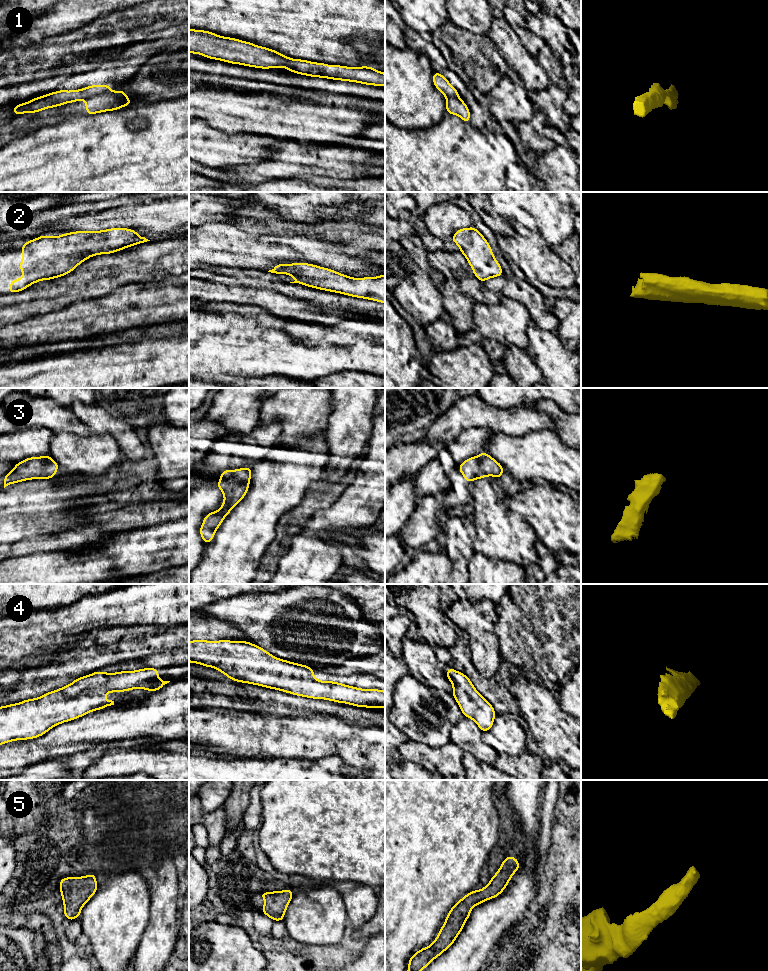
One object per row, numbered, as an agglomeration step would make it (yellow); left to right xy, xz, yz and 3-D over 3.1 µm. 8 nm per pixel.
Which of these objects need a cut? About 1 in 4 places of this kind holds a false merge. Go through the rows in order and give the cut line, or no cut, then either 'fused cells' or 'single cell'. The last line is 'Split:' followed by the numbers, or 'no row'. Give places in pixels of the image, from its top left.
1: xy (106, 91), (86, 99) | fused cells
2: no cut | single cell
3: no cut | single cell
4: no cut | single cell
5: no cut | single cell
Split: 1

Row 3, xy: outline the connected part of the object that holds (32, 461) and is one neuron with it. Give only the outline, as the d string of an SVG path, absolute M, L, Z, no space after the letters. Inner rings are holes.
M49 454L41 457L30 457L14 464L14 470L5 474L4 488L10 484L32 479L55 478L59 464Z

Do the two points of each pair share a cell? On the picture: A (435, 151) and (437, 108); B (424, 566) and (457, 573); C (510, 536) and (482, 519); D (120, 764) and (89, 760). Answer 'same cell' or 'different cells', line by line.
A: different cells
B: different cells
C: same cell
D: different cells

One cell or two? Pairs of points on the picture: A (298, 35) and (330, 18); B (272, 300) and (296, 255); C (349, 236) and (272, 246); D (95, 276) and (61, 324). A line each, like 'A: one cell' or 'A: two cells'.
A: one cell
B: two cells
C: two cells
D: two cells

